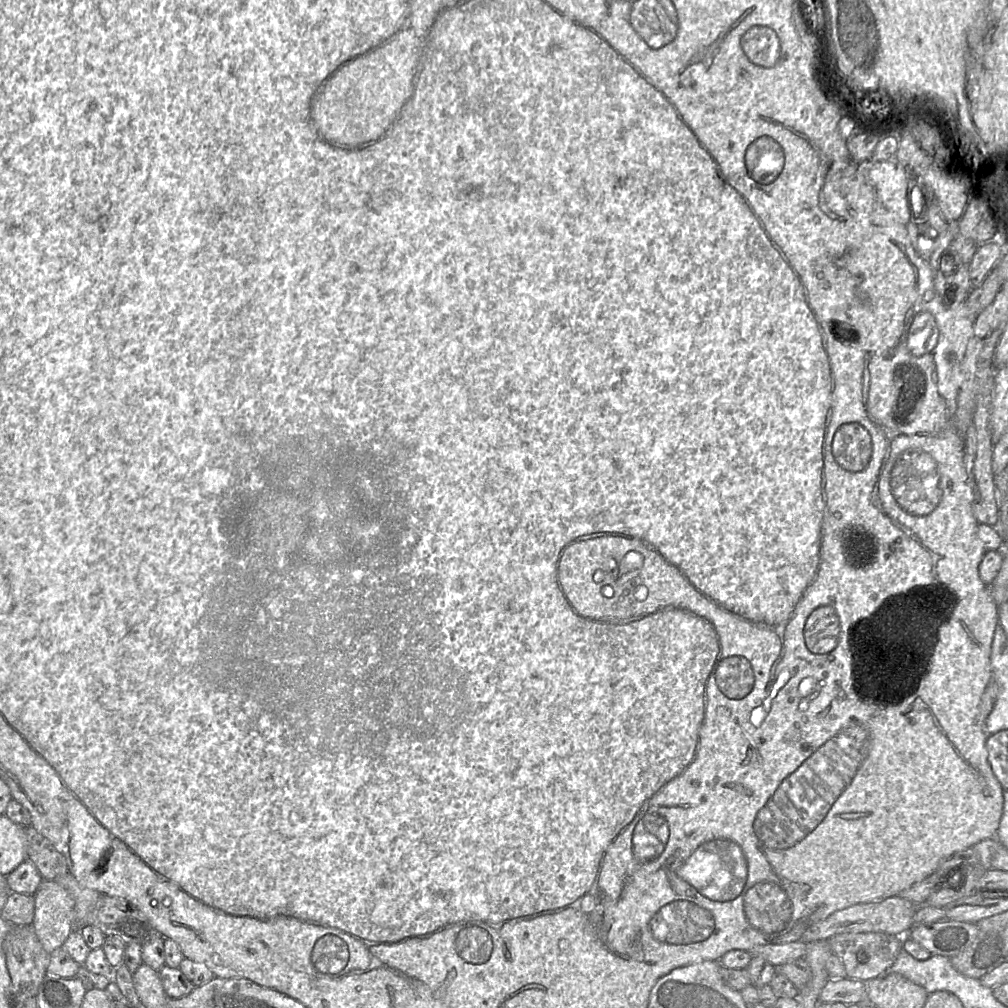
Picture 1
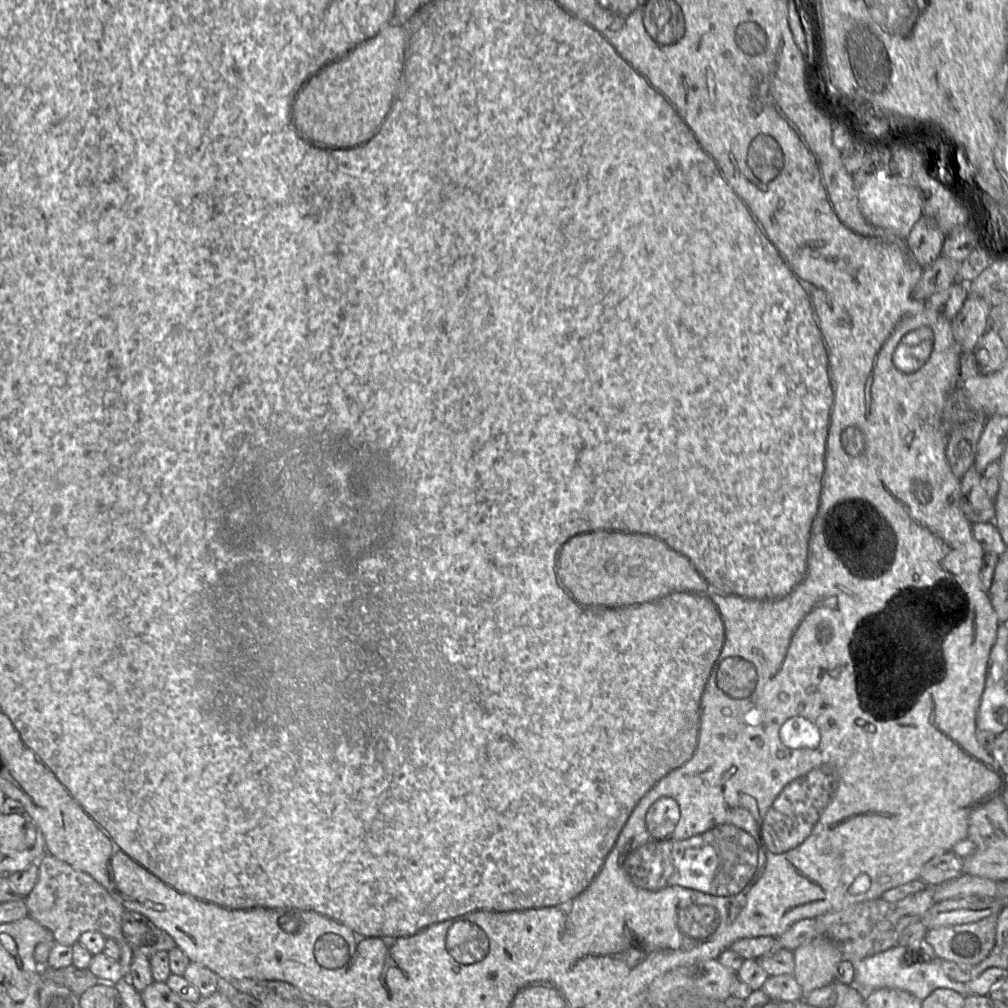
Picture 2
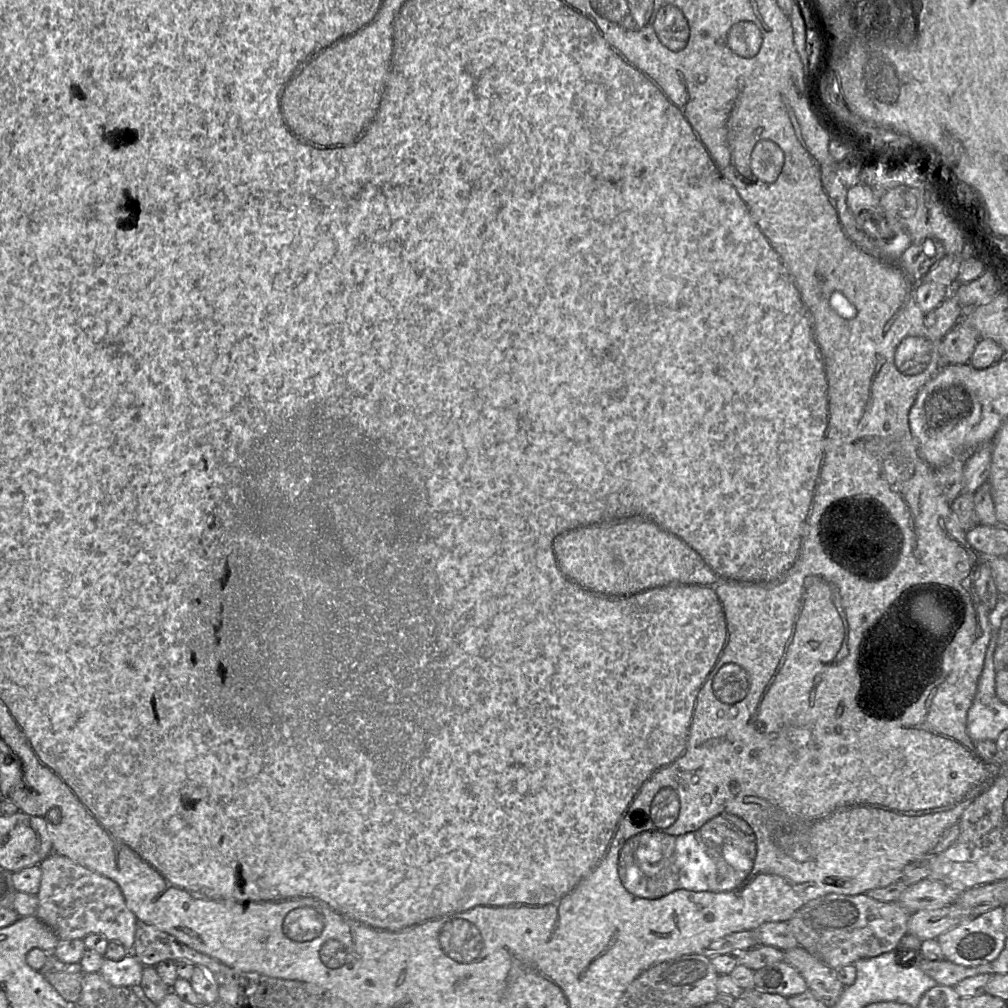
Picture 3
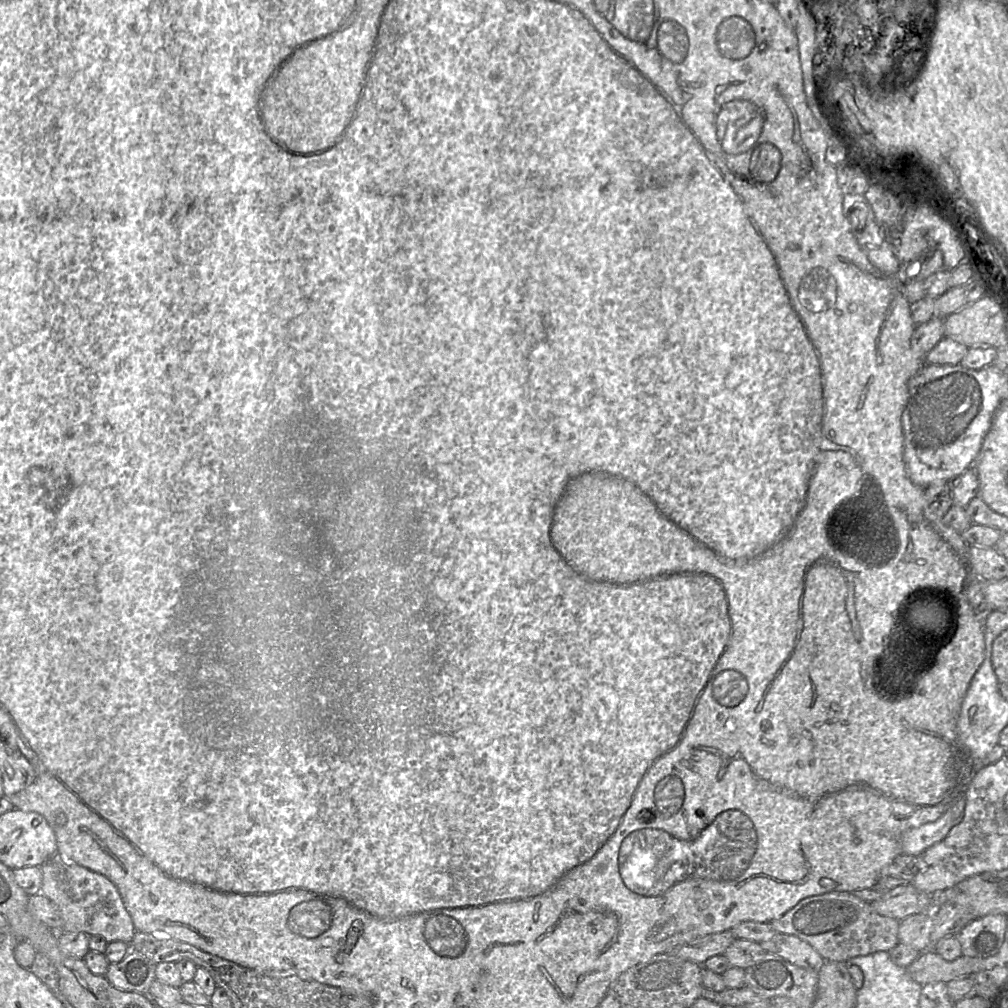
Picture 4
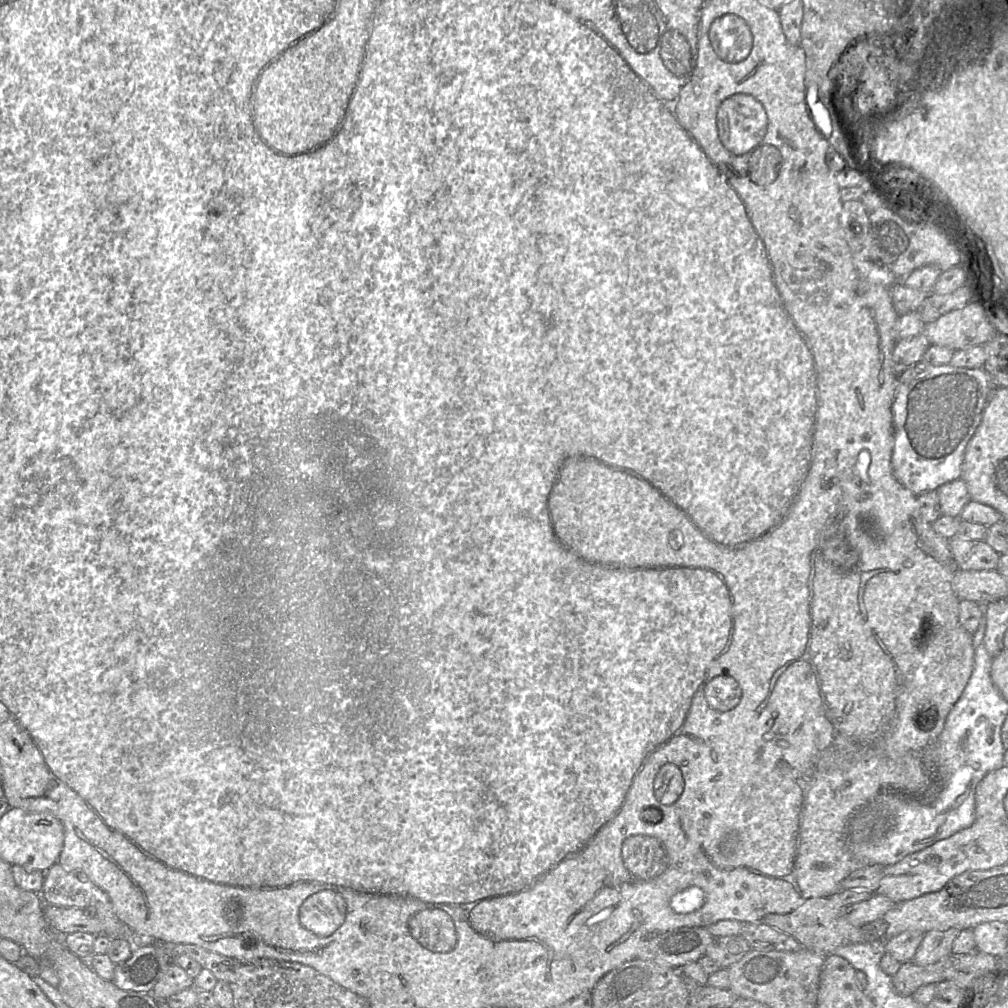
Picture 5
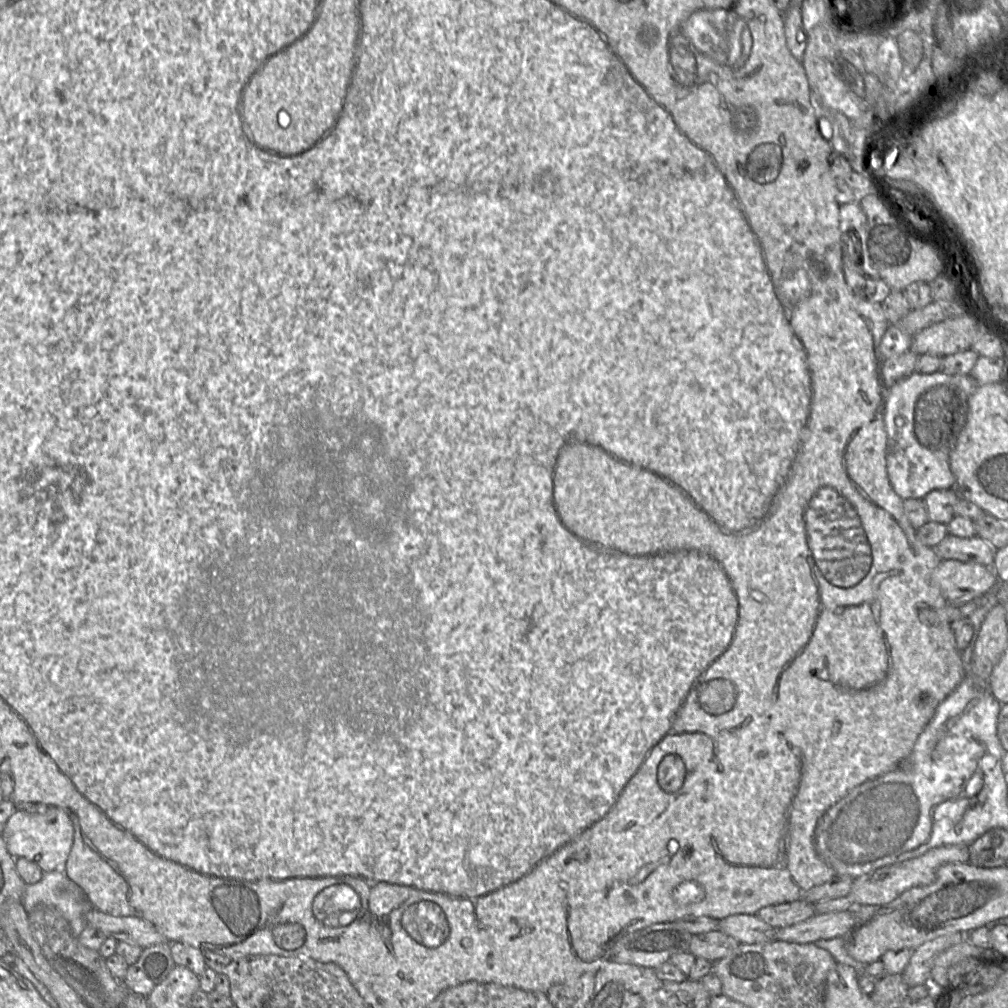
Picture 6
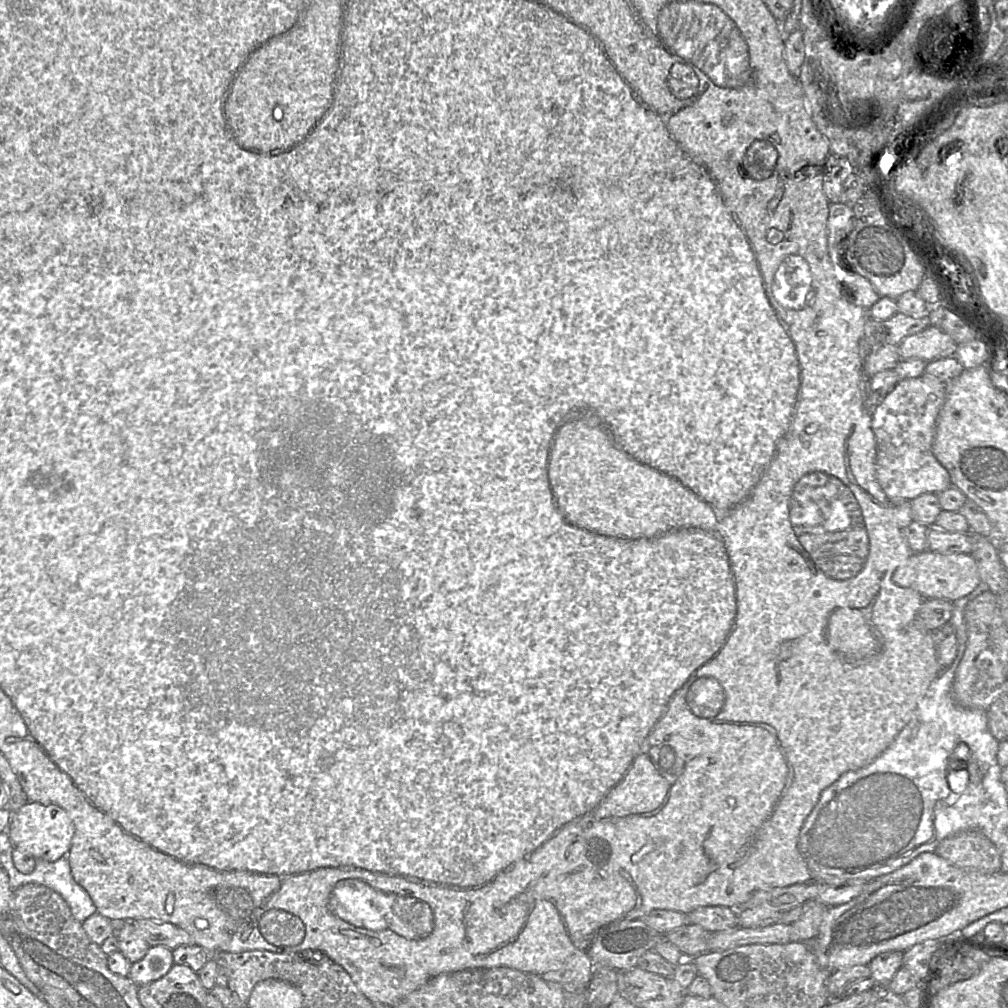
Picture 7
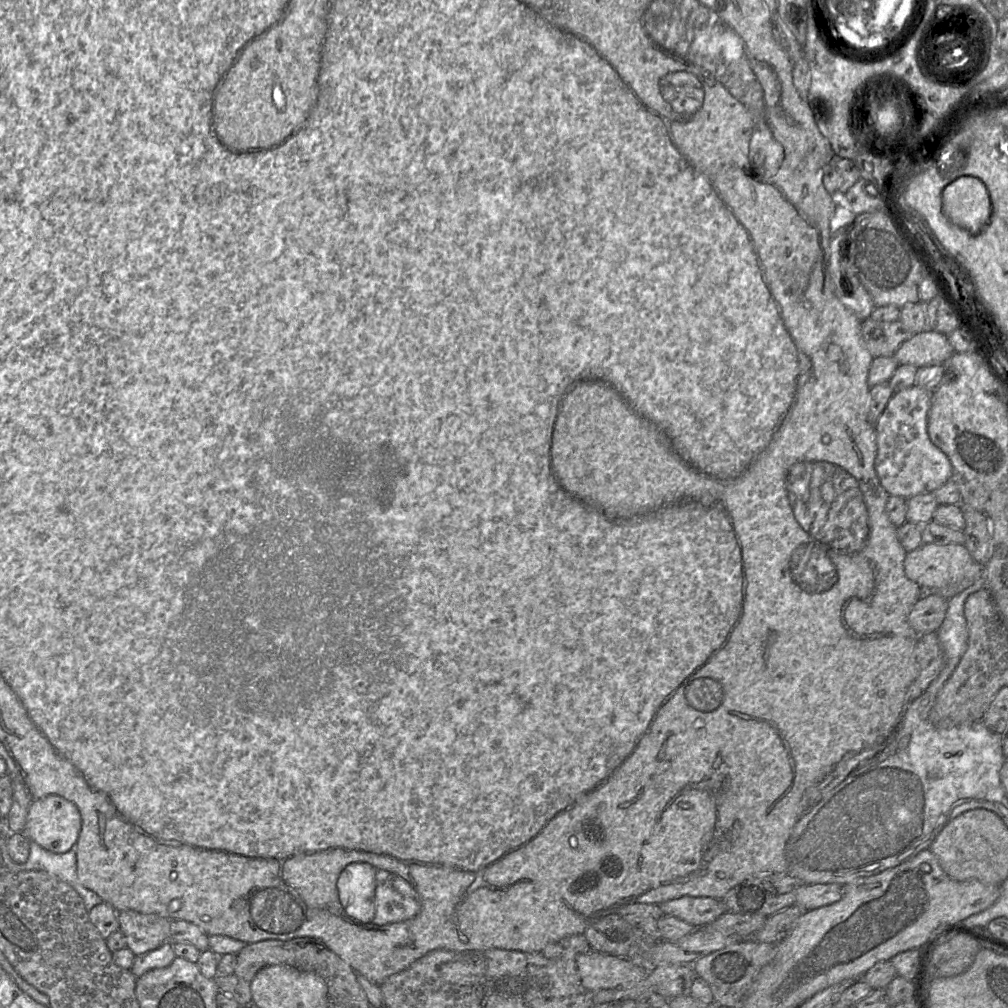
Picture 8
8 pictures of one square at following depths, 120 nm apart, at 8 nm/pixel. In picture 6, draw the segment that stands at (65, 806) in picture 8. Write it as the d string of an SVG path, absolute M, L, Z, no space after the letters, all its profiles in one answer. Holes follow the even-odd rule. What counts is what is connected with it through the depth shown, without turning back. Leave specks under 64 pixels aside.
M50 807L46 810L37 810L36 812L26 812L20 809L15 809L14 813L7 820L1 836L8 852L14 858L25 858L34 862L43 873L48 873L56 869L64 870L64 865L73 844L73 834L73 825L69 816L58 807Z

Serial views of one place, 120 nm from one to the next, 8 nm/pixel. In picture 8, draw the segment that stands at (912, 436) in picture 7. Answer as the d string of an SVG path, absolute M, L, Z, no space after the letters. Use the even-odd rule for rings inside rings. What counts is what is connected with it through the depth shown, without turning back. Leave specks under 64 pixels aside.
M913 385L894 393L877 421L875 471L890 496L908 499L934 492L954 478L954 469L948 457L931 442L928 435L930 405L931 392Z

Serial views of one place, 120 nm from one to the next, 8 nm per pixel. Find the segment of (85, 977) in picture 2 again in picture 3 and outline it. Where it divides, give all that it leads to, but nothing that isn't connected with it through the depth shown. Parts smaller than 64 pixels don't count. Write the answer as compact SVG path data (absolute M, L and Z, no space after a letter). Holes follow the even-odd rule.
M48 953L39 972L67 1002L77 1005L82 989L83 972L79 964L66 964Z

